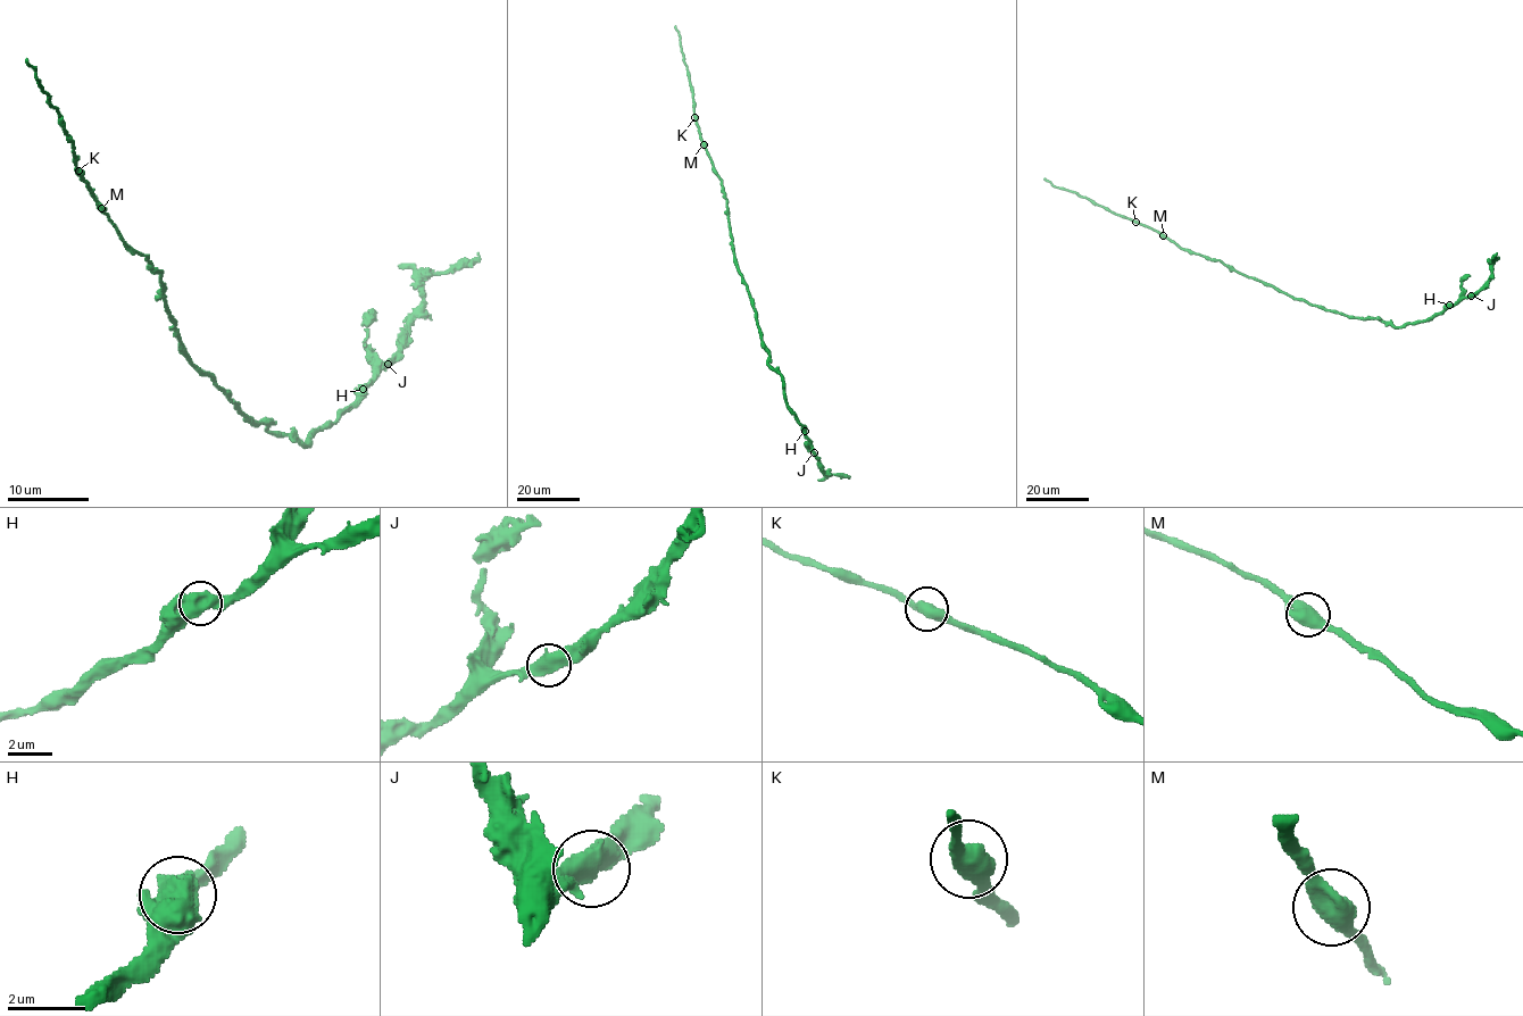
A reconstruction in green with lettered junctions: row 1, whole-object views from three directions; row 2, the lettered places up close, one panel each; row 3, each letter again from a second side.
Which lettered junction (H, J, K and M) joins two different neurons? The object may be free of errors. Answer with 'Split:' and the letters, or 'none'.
Split: none

